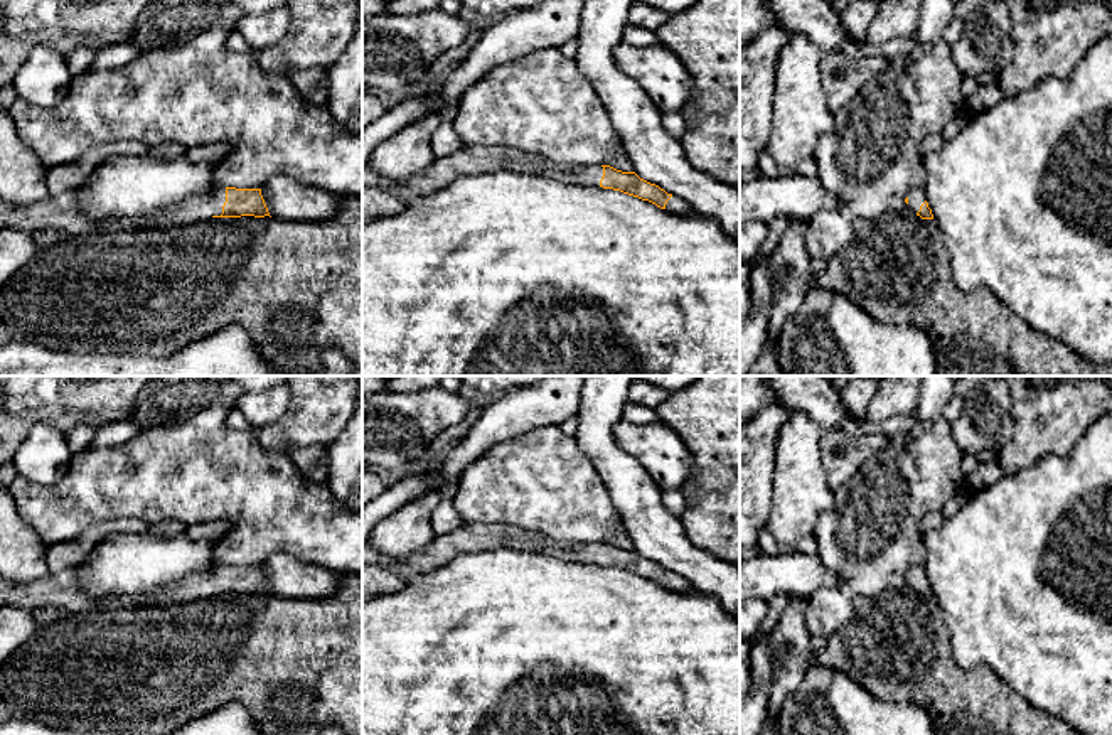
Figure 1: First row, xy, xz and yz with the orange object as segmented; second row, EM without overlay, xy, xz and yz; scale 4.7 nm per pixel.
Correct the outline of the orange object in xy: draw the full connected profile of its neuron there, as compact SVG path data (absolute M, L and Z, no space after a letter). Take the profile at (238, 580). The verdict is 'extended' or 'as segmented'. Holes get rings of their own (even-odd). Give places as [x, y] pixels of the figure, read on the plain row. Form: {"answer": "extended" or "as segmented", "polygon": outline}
{"answer": "extended", "polygon": "M216 565L152 595L155 605L192 602L211 595L270 593L261 566Z"}

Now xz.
{"answer": "extended", "polygon": "M463 524L455 531L435 536L425 550L408 560L384 556L366 543L362 545L362 566L381 566L408 580L414 575L433 571L458 555L497 548L553 555L566 561L613 566L649 578L677 593L696 592L691 582L640 556L635 550L622 550L610 543L559 541L511 524Z"}

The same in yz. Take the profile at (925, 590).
{"answer": "extended", "polygon": "M915 565L908 570L906 587L920 593L922 597L933 597L932 587L928 585L923 565Z"}

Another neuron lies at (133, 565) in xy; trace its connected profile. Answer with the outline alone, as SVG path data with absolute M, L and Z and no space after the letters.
M185 533L175 536L111 534L94 545L79 565L78 583L93 598L103 600L108 595L123 595L135 602L135 607L155 605L152 595L160 588L175 587L187 577L207 571L216 563L216 545L219 538L192 539Z

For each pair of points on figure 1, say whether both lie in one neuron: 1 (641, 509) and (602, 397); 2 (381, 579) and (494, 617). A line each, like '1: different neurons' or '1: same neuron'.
1: same neuron
2: different neurons

